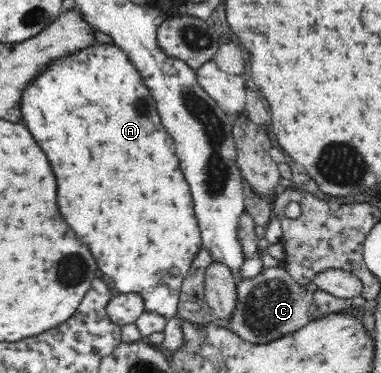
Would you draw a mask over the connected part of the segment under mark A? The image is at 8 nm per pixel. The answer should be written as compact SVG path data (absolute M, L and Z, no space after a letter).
M94 42L67 55L52 59L51 63L48 63L35 76L35 79L32 79L31 83L24 87L19 107L22 118L24 118L26 126L30 128L34 140L40 144L40 148L46 152L46 156L48 156L48 160L52 164L56 184L58 184L58 206L60 206L62 216L74 228L80 242L86 244L92 250L92 254L94 254L94 258L98 262L98 268L112 280L112 284L114 284L113 292L116 294L136 292L144 297L146 311L158 312L166 318L177 314L181 286L191 267L191 262L203 245L201 229L195 216L189 185L182 170L178 168L178 158L176 158L176 152L174 152L174 146L172 146L172 138L166 132L166 128L162 126L162 122L160 122L156 99L152 97L152 93L144 83L138 67L132 63L132 59L128 58L128 53L116 43Z

